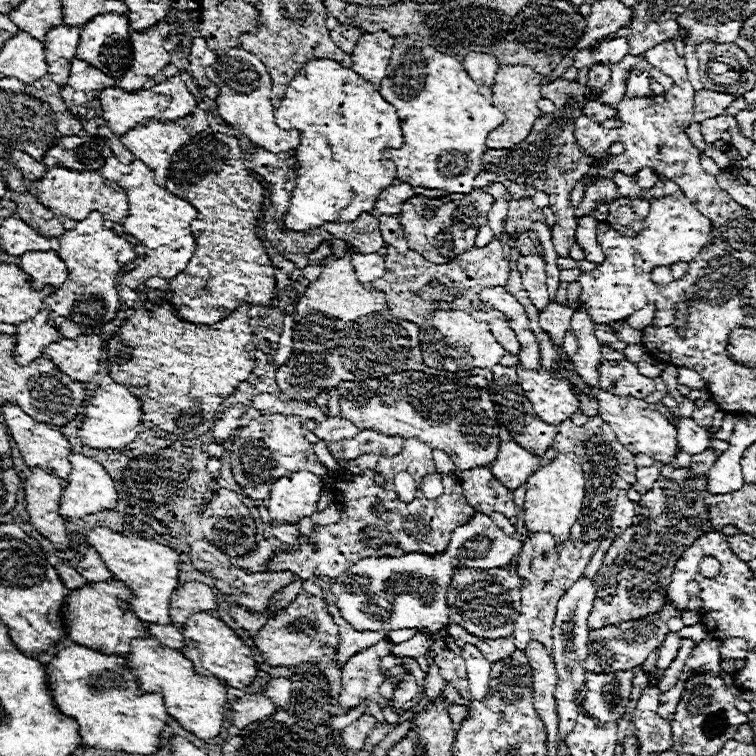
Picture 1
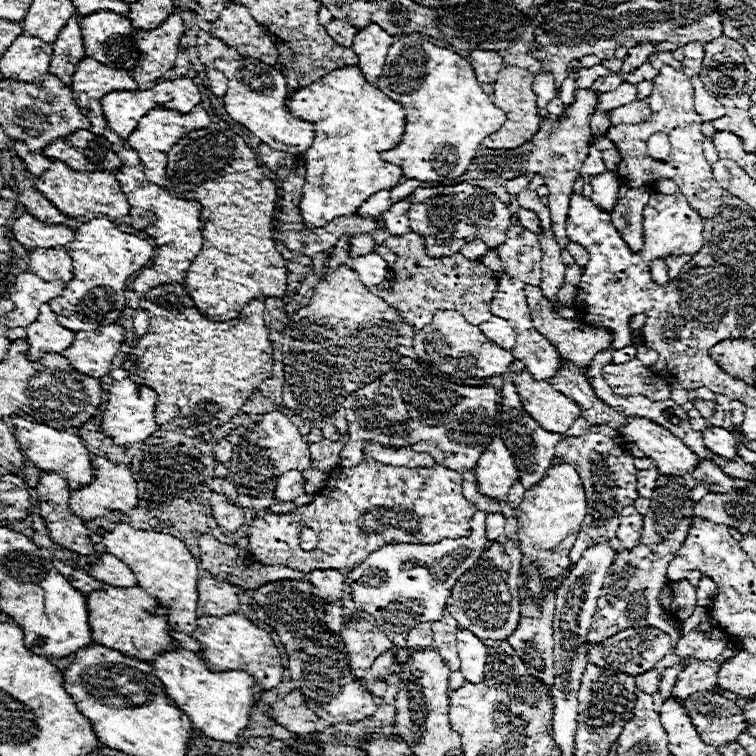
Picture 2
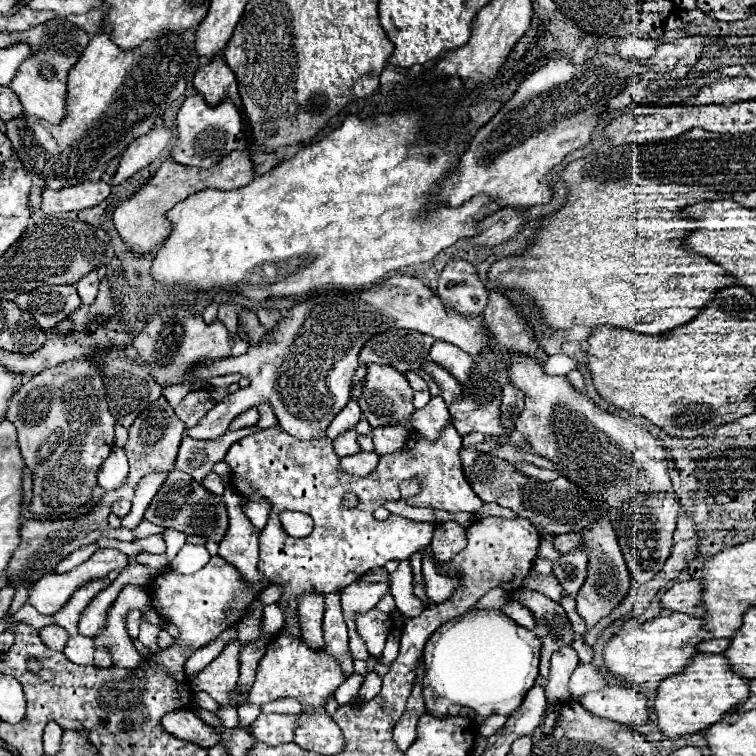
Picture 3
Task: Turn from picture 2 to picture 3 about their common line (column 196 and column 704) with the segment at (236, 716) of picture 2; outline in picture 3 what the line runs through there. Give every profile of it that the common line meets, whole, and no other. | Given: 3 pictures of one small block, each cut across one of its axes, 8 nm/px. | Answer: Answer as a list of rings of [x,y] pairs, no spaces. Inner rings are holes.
[[[696,654],[684,674],[676,674],[660,682],[654,704],[660,722],[658,728],[666,736],[692,736],[716,722],[722,722],[728,714],[732,714],[734,708],[740,708],[740,702],[746,702],[748,698],[748,680],[734,674],[724,656]]]

